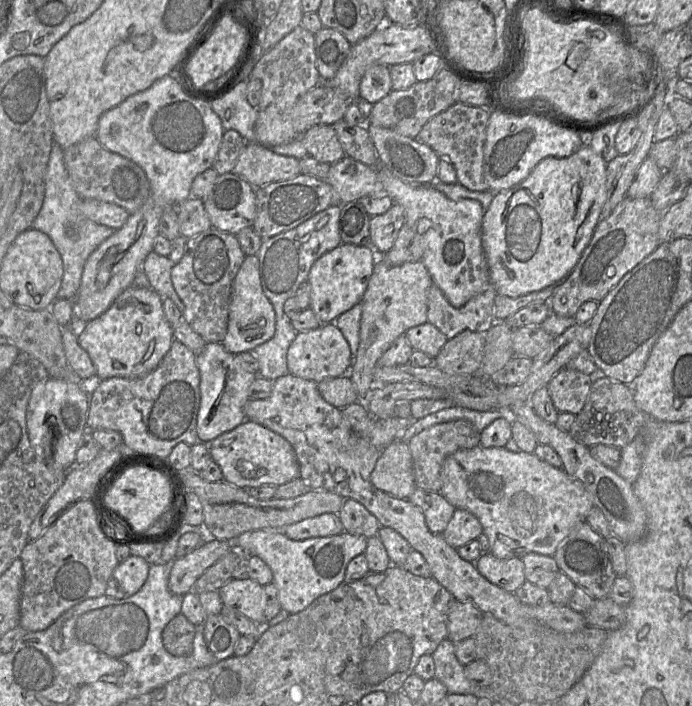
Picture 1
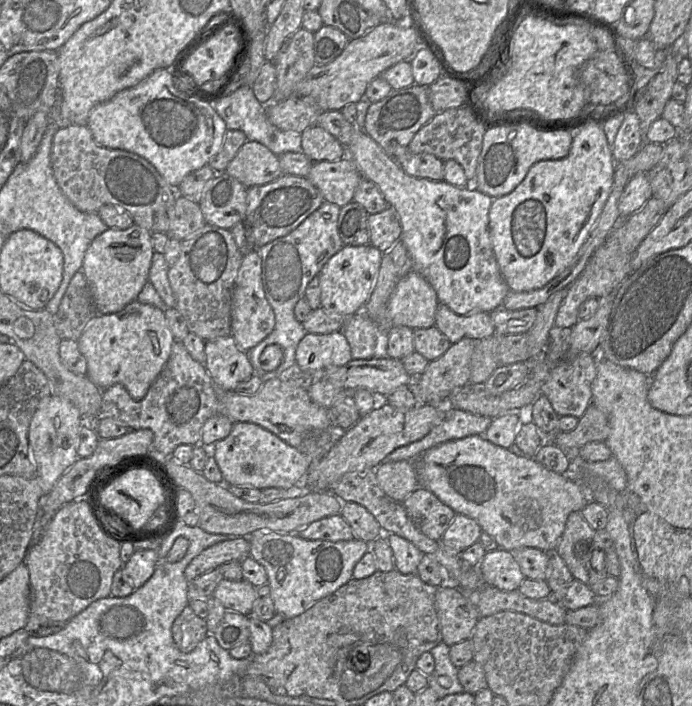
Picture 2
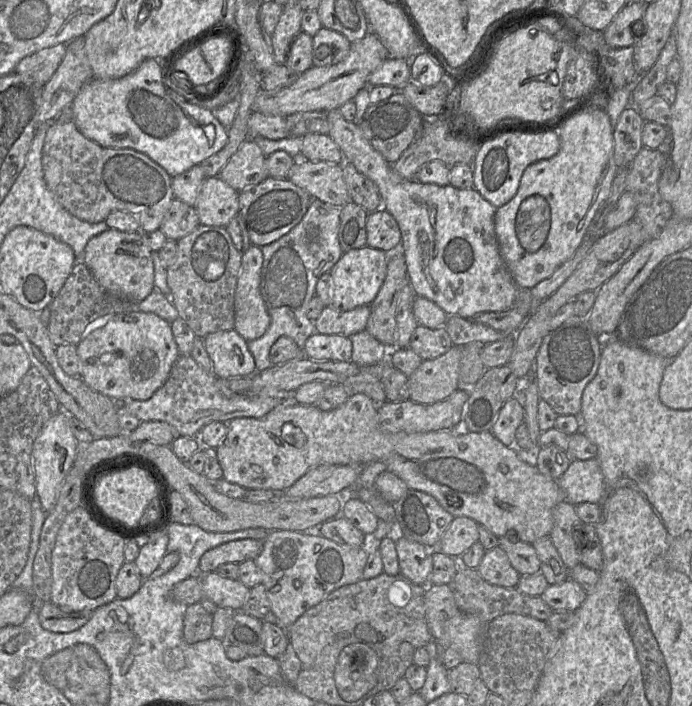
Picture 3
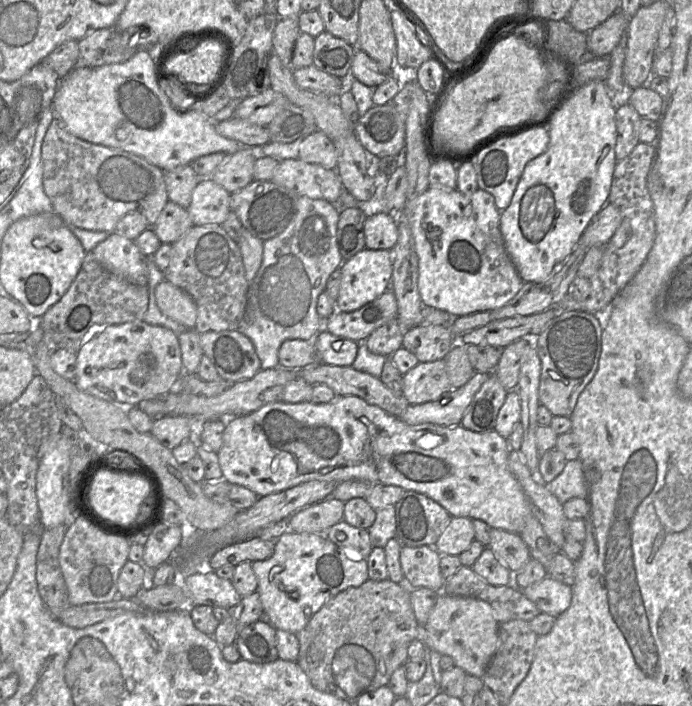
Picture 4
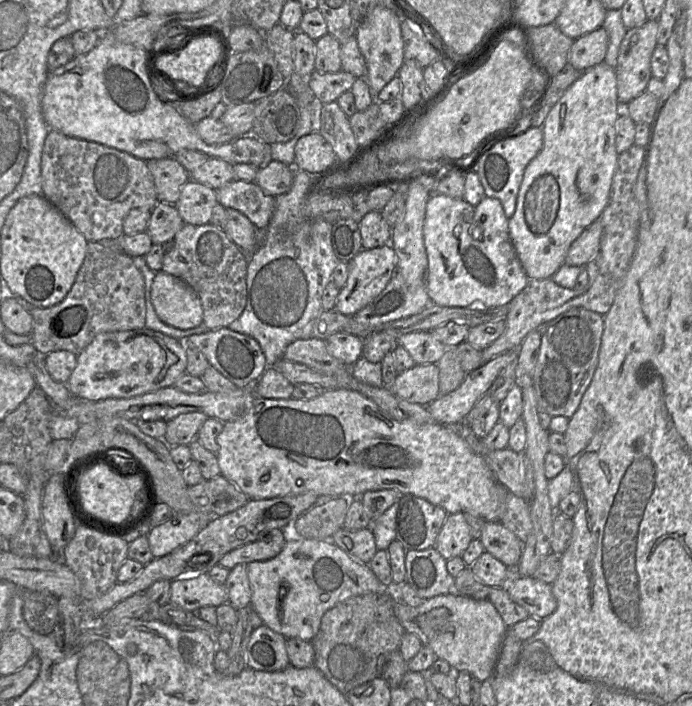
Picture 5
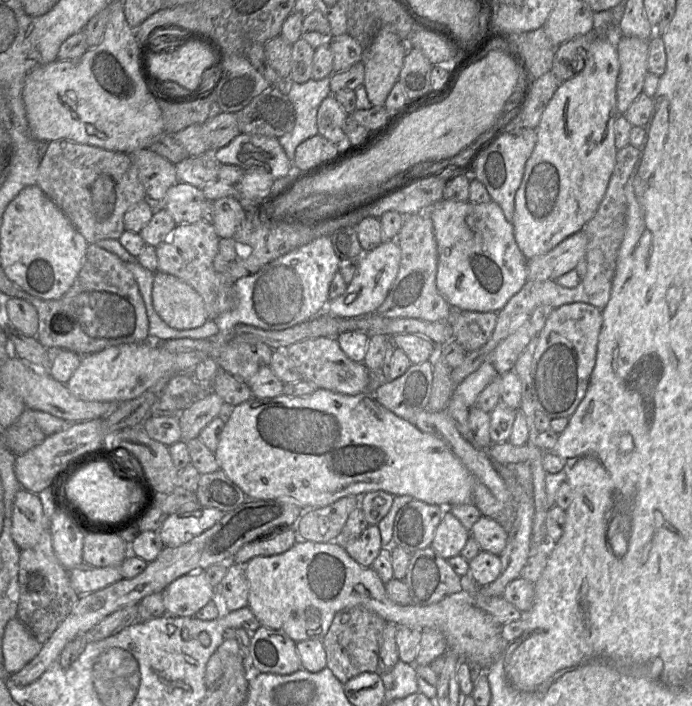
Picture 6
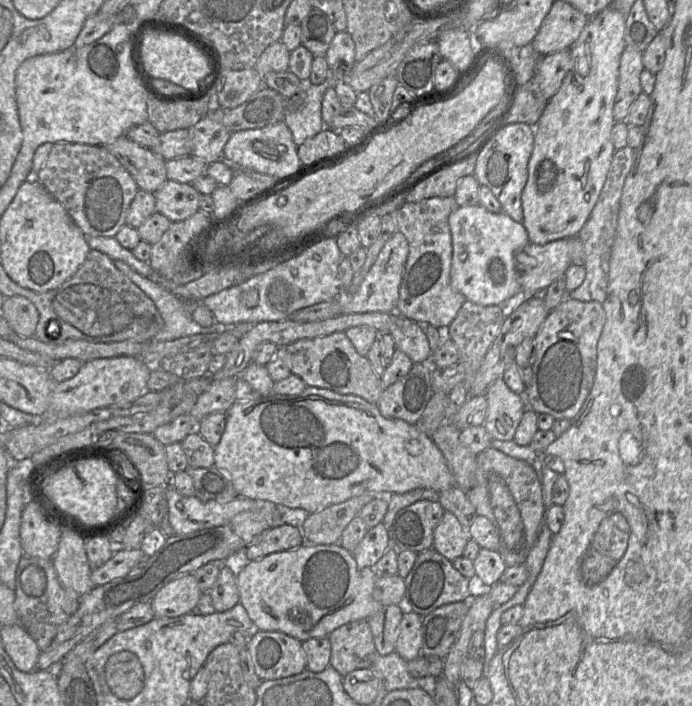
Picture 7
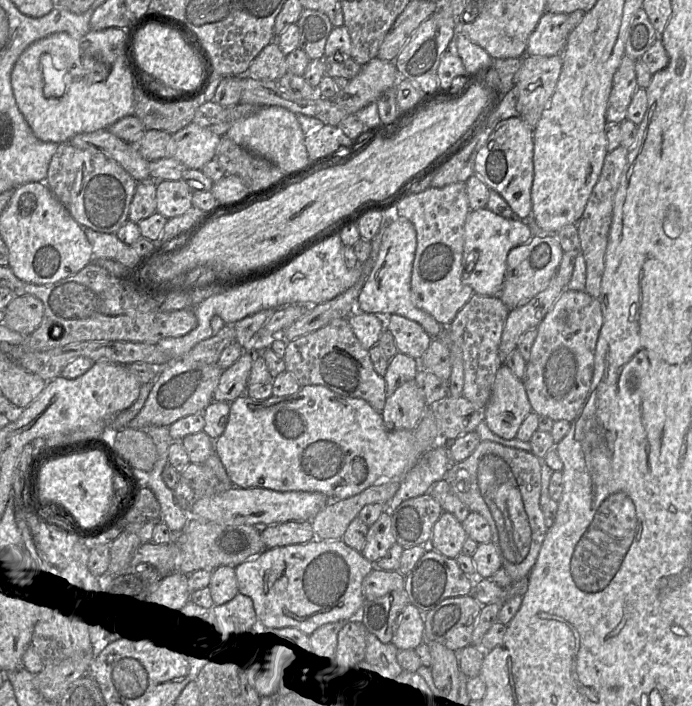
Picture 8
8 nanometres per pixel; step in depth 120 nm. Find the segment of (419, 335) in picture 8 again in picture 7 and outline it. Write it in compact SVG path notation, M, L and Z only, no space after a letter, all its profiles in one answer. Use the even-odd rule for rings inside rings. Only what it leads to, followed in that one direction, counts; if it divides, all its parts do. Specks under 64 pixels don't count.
M393 317L389 332L396 349L404 352L415 364L429 364L432 351L423 326L407 317Z

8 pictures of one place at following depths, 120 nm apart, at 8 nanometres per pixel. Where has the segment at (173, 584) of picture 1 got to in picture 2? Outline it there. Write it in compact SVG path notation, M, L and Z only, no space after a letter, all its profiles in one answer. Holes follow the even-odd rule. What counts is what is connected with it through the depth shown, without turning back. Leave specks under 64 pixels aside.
M238 537L216 543L192 559L185 569L185 577L188 582L192 581L228 562L243 560L246 556L249 556L249 552L248 537Z

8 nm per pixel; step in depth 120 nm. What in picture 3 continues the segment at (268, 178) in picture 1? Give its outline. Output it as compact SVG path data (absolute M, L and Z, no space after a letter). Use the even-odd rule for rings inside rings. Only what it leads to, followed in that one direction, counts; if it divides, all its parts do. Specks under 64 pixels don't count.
M249 138L230 157L218 176L234 190L241 192L268 178L266 157Z

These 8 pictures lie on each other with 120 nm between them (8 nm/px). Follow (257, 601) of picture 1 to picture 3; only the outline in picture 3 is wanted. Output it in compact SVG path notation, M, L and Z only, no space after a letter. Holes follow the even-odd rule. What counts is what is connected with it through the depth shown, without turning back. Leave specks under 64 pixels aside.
M210 572L202 575L203 598L213 601L219 608L240 611L250 589L238 579L228 579Z

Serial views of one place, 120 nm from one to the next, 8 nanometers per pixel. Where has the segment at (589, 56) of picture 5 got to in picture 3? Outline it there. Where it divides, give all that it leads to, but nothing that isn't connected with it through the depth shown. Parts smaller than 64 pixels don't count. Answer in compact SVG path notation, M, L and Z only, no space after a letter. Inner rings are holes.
M643 1L627 3L602 32L605 44L612 48L633 46L640 37L633 35L632 25L643 20L646 5Z

